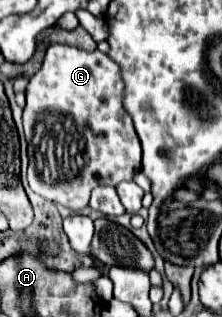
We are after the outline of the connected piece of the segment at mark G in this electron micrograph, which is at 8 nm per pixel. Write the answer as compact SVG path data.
M52 43L48 49L46 49L46 55L44 55L44 61L42 61L42 67L38 73L32 75L28 87L26 87L26 107L24 107L24 133L26 133L26 141L28 141L28 157L30 157L30 165L28 165L28 185L34 193L42 195L44 199L50 199L54 203L60 203L72 211L82 211L86 205L88 205L88 199L90 199L90 191L98 185L118 185L120 181L132 181L132 177L140 171L140 161L142 161L142 149L140 149L140 141L138 141L138 135L134 131L134 125L132 125L132 119L128 117L128 113L124 111L122 107L122 81L120 81L120 69L118 65L102 51L82 51L82 49L76 49L76 47L70 47L70 45L64 45L64 43Z

